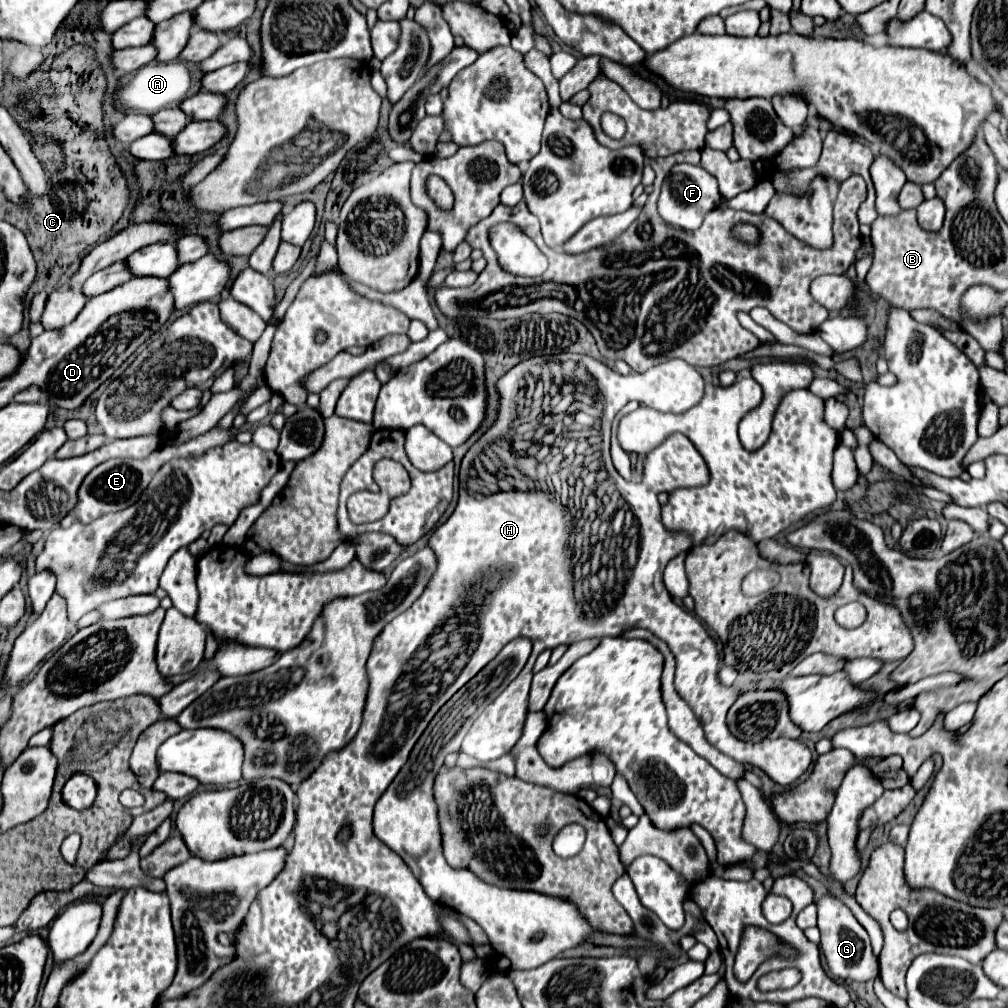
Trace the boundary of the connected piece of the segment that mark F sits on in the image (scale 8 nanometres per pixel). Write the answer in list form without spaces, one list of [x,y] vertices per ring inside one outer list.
[[[676,164],[662,182],[662,192],[658,198],[658,214],[672,226],[678,226],[684,230],[696,230],[700,228],[704,214],[710,212],[712,208],[718,208],[720,202],[722,202],[722,196],[718,192],[718,184],[712,174],[704,172],[702,166]]]

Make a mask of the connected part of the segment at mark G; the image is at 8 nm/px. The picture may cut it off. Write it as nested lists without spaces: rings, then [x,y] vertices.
[[[824,896],[816,904],[818,904],[818,928],[822,932],[820,948],[826,956],[832,976],[840,980],[856,980],[856,982],[878,978],[878,960],[872,954],[868,932],[854,918],[850,908],[834,896]]]

